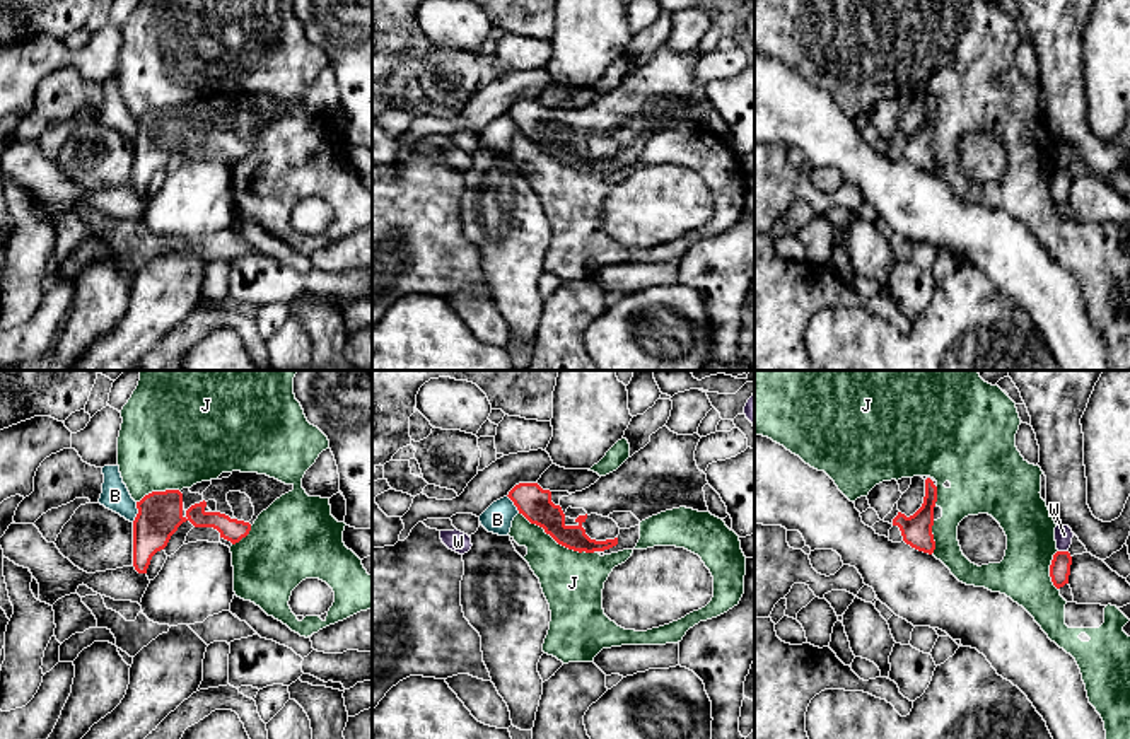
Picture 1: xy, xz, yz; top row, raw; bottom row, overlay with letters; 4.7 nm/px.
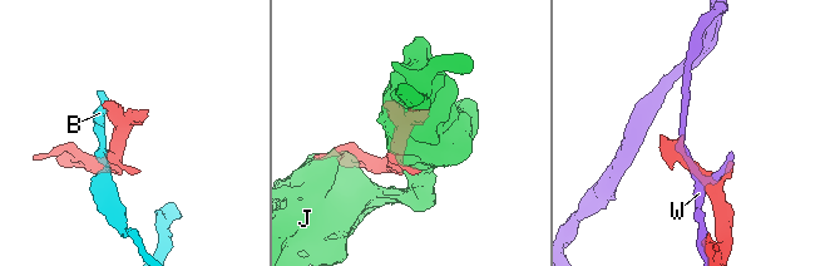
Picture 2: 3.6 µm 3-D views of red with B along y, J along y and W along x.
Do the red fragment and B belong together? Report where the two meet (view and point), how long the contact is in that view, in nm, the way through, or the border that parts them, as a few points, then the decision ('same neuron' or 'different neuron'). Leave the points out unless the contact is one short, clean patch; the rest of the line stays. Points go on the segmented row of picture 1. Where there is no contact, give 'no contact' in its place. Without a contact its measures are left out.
meets red in xy at (139, 512); contact 100 nm long; border along xy (137, 502), (137, 516), (132, 521); different neuron

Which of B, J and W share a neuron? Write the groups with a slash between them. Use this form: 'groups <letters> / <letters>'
groups B / J / W

